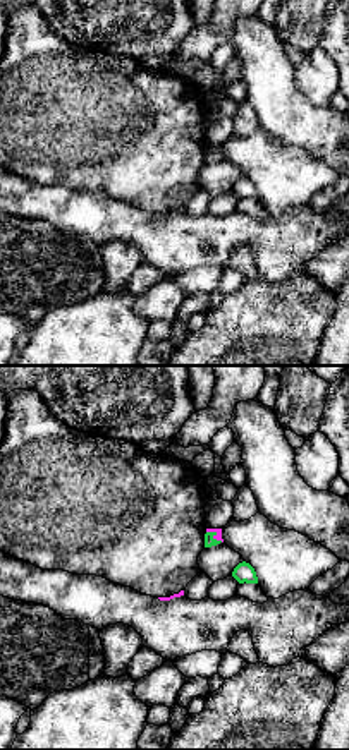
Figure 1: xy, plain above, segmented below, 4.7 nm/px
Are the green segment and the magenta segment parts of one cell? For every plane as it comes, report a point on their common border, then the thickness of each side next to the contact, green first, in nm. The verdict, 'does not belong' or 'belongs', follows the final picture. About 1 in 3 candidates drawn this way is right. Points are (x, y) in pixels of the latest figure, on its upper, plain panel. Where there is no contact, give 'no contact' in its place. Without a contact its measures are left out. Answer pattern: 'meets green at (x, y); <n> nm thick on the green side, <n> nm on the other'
meets green at (214, 150); 50 nm thick on the green side, 30 nm on the other

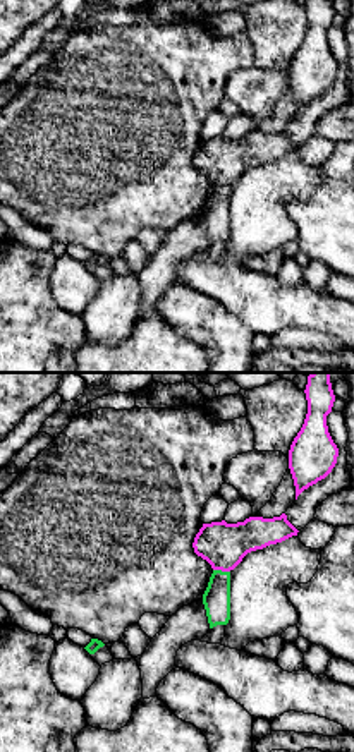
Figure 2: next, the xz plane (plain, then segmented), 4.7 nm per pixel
meets green at (220, 186); 130 nm thick on the green side, 220 nm on the other

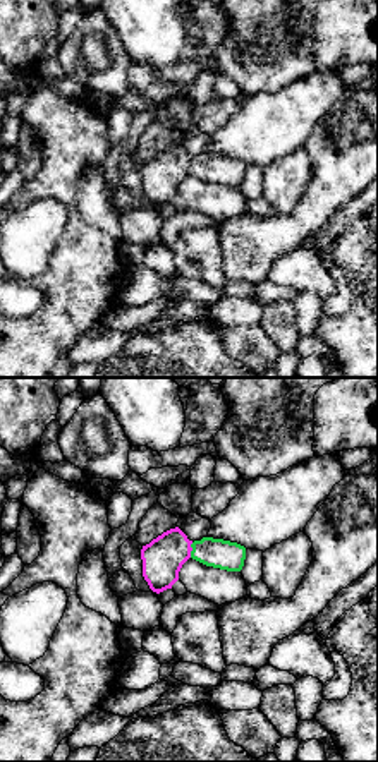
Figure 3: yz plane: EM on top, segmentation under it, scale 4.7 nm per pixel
meets green at (193, 165); 140 nm thick on the green side, 190 nm on the other

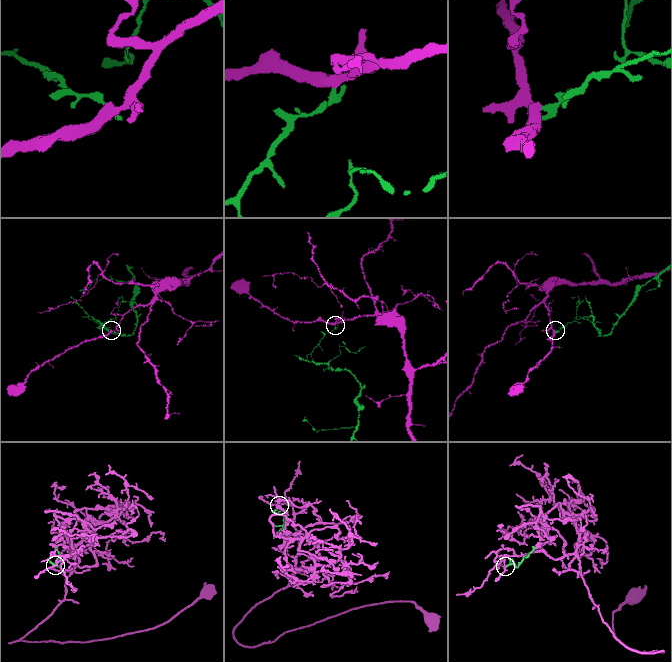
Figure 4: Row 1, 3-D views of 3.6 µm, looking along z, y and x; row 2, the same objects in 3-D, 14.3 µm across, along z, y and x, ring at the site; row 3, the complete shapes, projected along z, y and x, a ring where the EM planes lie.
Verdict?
does not belong

